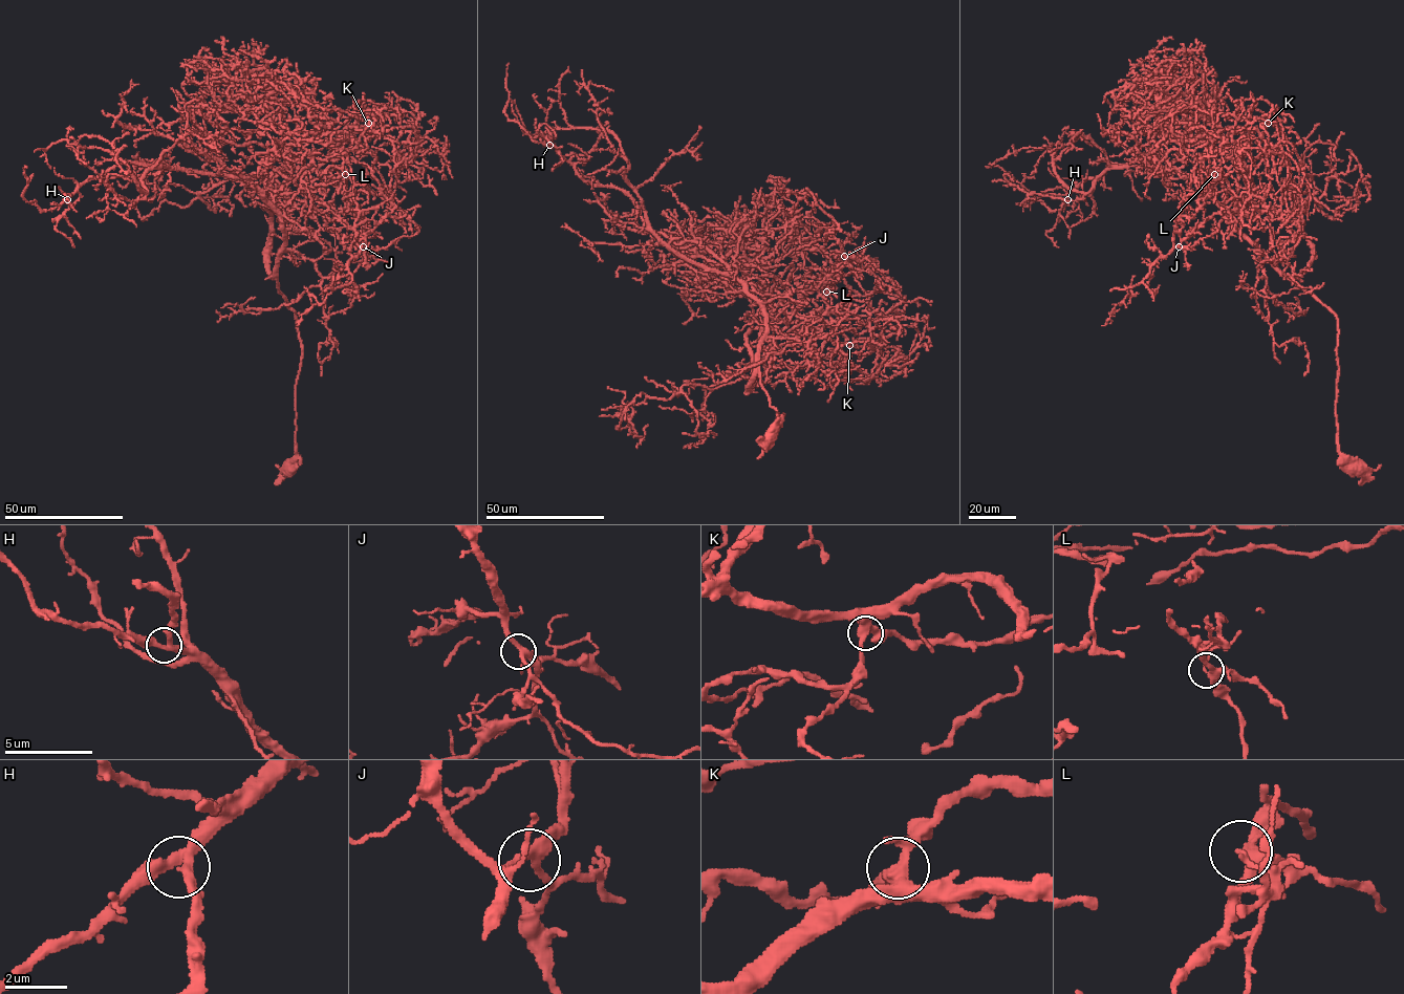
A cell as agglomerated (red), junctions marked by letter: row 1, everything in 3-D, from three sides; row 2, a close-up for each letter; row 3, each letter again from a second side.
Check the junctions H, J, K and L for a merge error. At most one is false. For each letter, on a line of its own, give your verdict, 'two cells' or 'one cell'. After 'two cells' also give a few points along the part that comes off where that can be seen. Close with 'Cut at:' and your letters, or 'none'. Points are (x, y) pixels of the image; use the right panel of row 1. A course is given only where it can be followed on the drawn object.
H: one cell
J: one cell
K: one cell
L: two cells; course (1214, 174), (1199, 208), (1180, 211), (1173, 247), (1154, 261), (1142, 281), (1127, 288), (1101, 326)
Cut at: L

